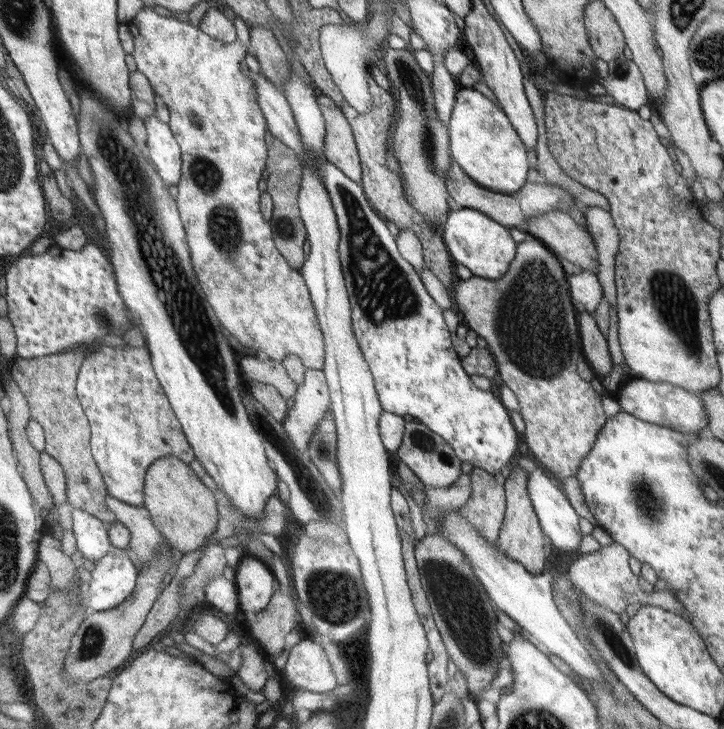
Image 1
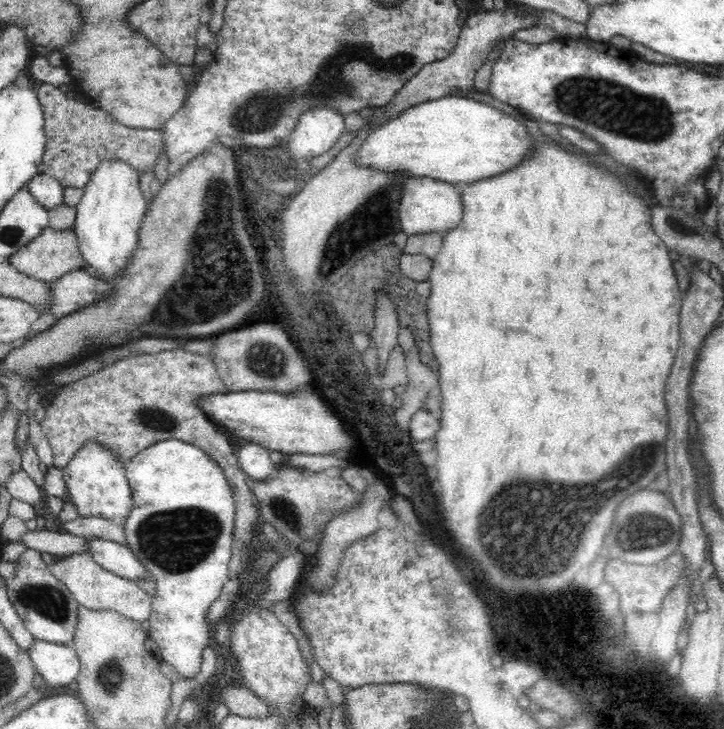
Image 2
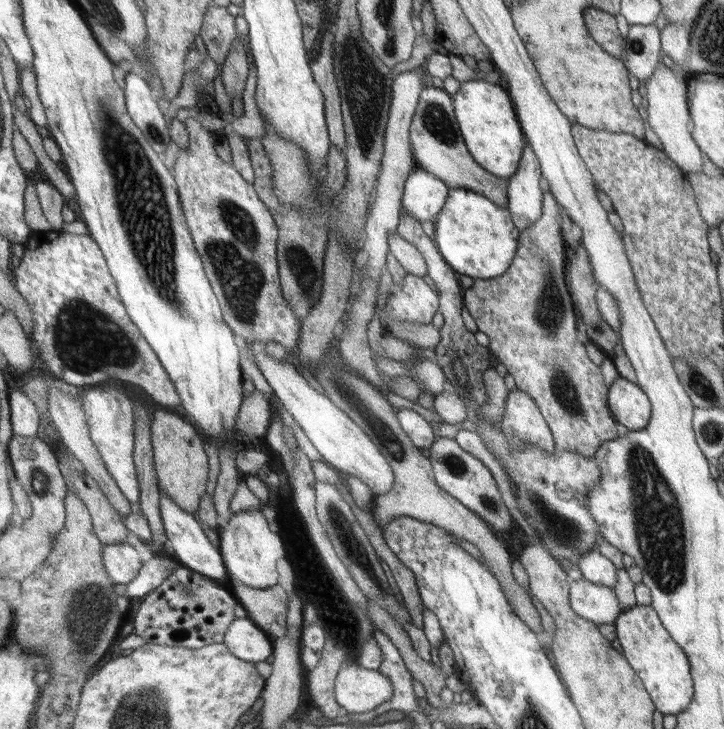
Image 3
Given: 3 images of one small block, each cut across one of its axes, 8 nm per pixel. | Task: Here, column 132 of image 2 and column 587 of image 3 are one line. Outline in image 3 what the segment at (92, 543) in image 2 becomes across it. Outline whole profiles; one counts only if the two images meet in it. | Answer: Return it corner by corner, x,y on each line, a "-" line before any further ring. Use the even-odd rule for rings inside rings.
588,550
575,562
582,574
582,578
591,584
600,584
609,589
615,586
615,570
610,560
601,556
596,550

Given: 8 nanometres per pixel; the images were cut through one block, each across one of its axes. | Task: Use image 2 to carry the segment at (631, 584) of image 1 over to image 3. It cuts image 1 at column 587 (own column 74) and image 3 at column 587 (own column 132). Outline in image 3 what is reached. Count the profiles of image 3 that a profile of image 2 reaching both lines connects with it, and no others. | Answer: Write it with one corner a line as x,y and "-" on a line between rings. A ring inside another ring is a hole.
583,578
575,580
569,580
569,609
573,613
577,614
579,618
587,620
593,624
609,624
614,625
617,616
621,613
617,598
614,590
609,589
606,586
600,584
591,584
588,580

